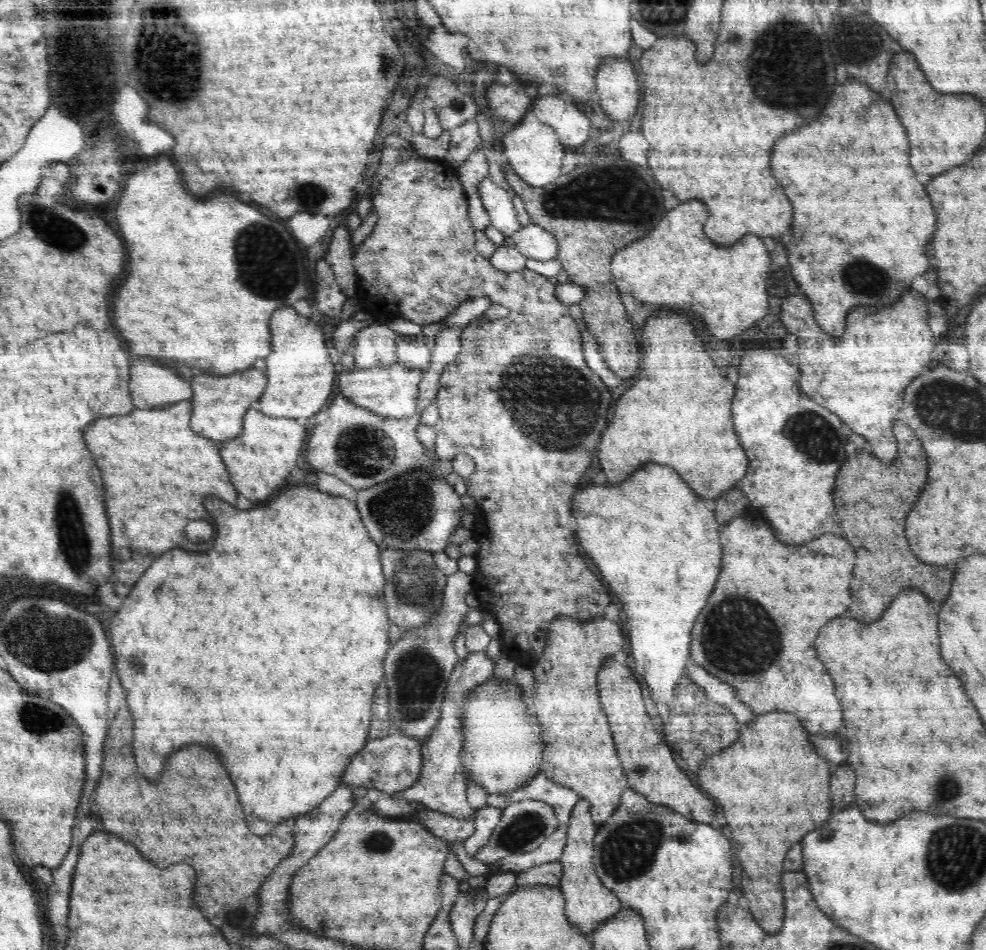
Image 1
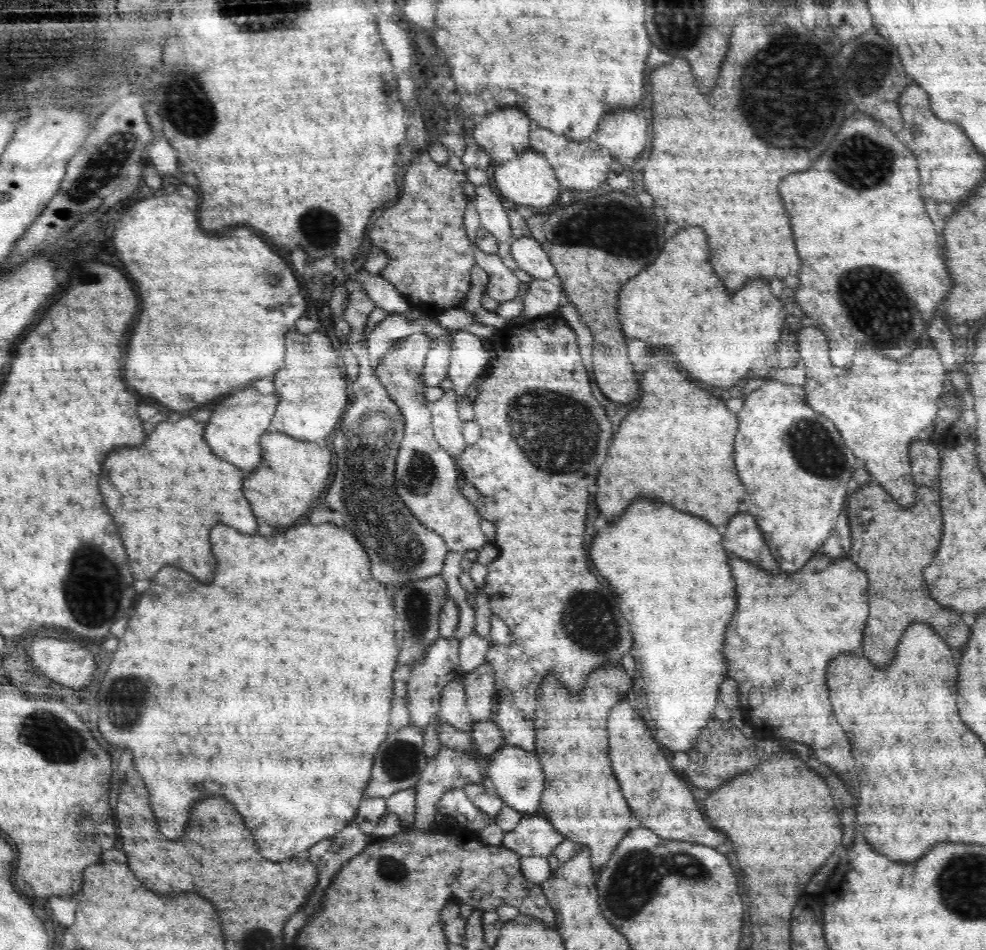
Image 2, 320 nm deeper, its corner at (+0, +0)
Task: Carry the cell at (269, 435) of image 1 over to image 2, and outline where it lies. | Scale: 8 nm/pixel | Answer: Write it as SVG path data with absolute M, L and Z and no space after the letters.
M278 432L262 435L262 462L254 472L246 473L244 496L253 513L270 526L290 528L316 506L320 494L330 484L332 452L325 443L304 442Z

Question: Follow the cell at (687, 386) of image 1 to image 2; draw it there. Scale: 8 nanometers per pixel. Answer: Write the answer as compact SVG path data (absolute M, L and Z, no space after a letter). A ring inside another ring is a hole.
M660 362L656 368L648 368L642 380L642 396L638 406L624 418L620 430L614 434L612 448L608 452L606 464L600 468L598 476L598 494L596 508L608 520L614 522L620 518L634 498L658 498L666 504L672 504L676 510L690 512L694 516L706 518L710 524L720 526L728 524L728 520L738 512L738 504L742 502L746 490L734 470L734 436L738 432L738 418L726 408L718 398L696 388L686 376L672 368L668 362ZM706 454L716 454L716 484L720 482L720 490L716 494L706 496Z

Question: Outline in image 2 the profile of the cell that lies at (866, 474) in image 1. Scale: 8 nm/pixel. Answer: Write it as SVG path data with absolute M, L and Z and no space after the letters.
M916 440L910 444L909 457L916 491L914 506L900 506L873 481L869 486L854 488L848 502L852 546L847 556L867 574L869 580L870 618L864 630L864 652L878 668L890 666L902 634L914 622L922 622L938 630L944 642L958 652L964 650L970 636L970 628L964 624L962 616L940 606L931 597L924 580L924 570L930 566L940 546L944 528L939 477L941 457L938 451L939 445L931 440Z

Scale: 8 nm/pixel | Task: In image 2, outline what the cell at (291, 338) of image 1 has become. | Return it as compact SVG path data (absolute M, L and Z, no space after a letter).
M293 329L286 334L286 364L274 380L279 402L269 432L287 434L304 442L324 443L338 428L348 406L347 379L337 363L340 358L338 347L318 331L300 334Z

